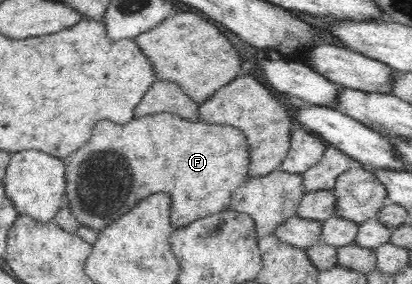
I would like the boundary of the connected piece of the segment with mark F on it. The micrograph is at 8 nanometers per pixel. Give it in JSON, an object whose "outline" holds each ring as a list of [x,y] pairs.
{"outline":[[[168,111],[136,118],[126,124],[100,121],[94,125],[90,142],[62,158],[62,161],[66,177],[65,205],[80,224],[97,232],[132,210],[142,198],[156,192],[170,192],[174,228],[224,211],[232,192],[244,184],[250,170],[248,141],[242,130],[230,125],[191,121]]]}

